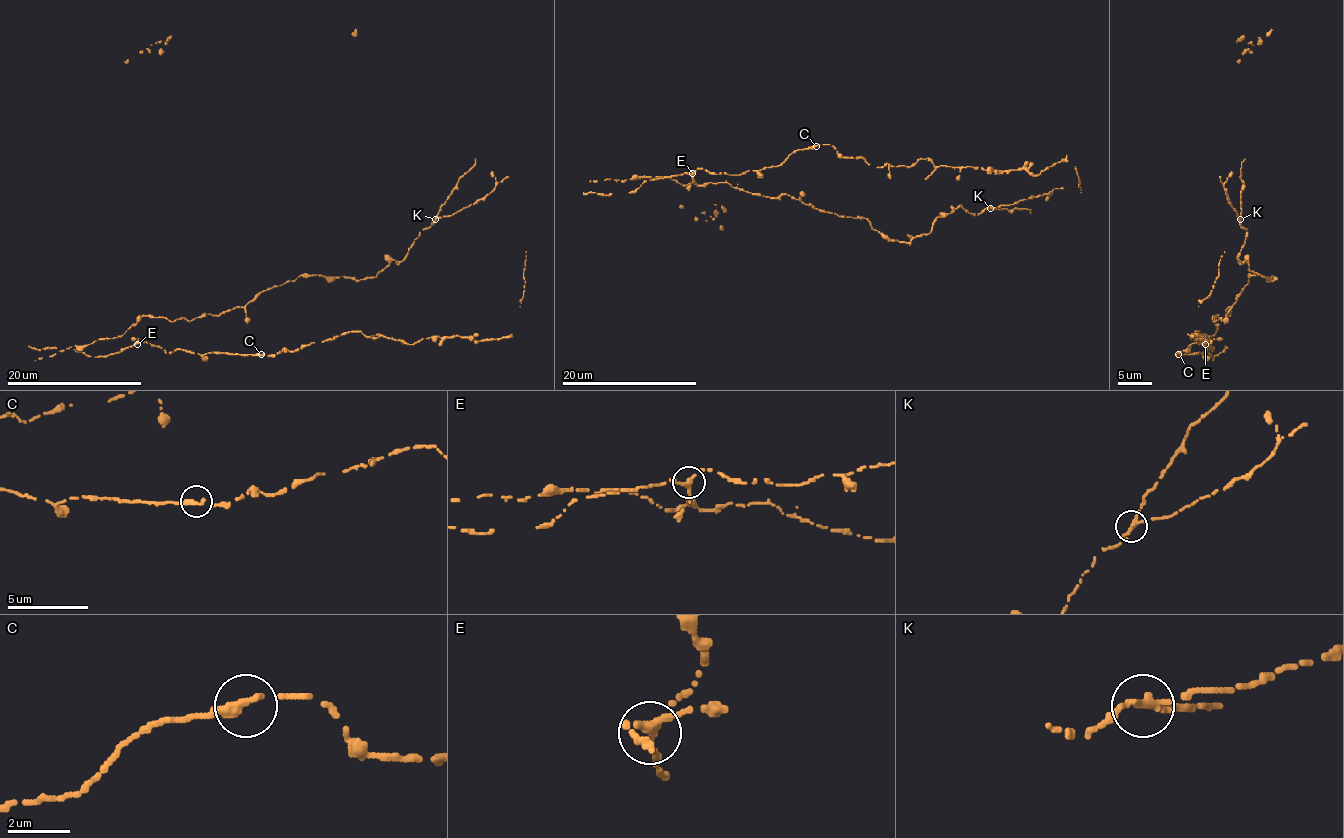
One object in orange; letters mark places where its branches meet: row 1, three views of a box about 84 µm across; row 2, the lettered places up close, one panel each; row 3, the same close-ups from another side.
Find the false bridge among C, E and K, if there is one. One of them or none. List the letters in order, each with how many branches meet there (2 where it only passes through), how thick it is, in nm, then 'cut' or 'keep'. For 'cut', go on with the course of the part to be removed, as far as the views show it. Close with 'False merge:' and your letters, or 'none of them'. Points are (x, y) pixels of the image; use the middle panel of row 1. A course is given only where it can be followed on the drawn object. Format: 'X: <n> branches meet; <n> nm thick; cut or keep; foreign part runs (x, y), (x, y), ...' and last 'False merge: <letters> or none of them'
C: 2 branches meet; 280 nm thick; keep
E: 3 branches meet; 240 nm thick; keep
K: 3 branches meet; 240 nm thick; keep
False merge: none of them

